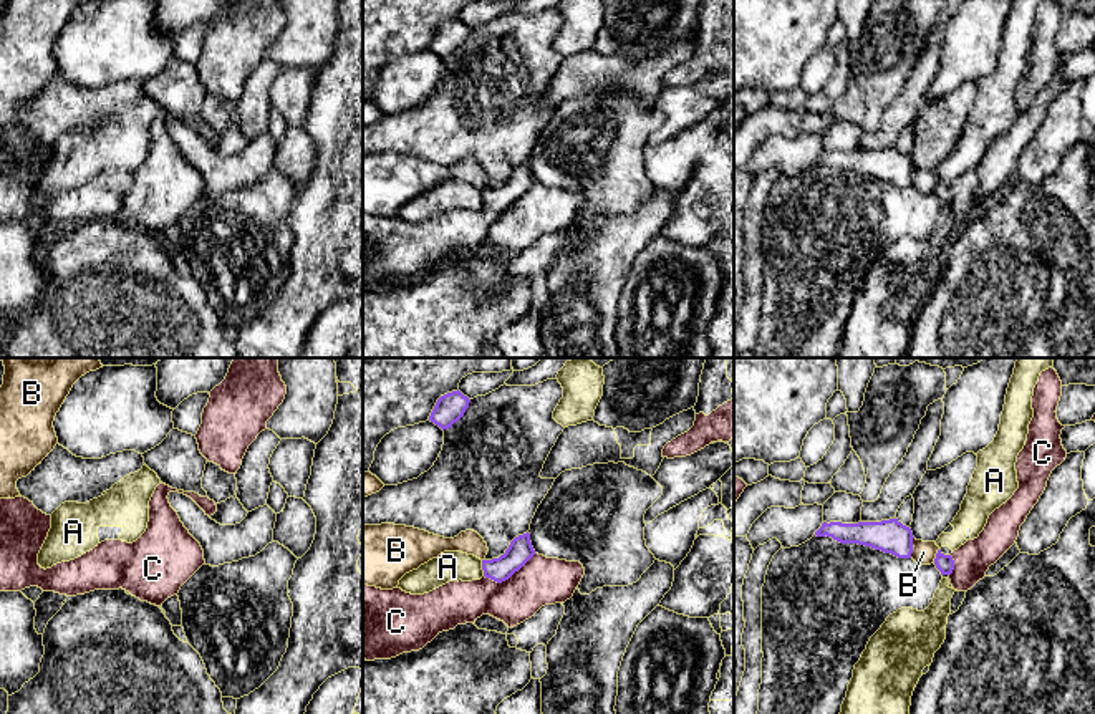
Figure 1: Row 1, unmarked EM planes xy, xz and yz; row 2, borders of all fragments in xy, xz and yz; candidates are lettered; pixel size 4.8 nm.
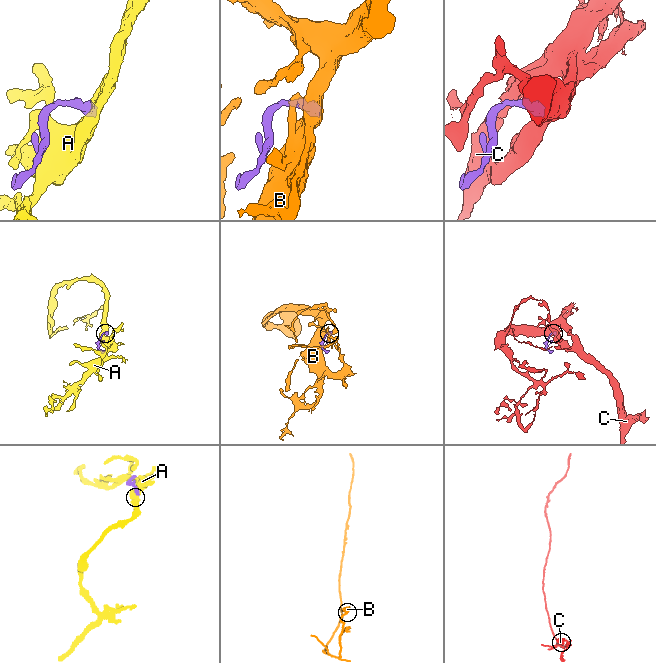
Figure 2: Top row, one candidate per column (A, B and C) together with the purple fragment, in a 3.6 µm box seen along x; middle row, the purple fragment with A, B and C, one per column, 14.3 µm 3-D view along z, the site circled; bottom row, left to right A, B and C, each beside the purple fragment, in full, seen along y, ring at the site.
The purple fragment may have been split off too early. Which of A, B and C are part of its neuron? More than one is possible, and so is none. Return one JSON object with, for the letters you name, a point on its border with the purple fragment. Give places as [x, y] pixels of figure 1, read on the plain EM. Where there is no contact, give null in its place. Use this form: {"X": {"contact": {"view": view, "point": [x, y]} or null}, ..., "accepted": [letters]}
{"C": {"contact": {"view": "xz", "point": [509, 206]}}, "accepted": ["C"]}

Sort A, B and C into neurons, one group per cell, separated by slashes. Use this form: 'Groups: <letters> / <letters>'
Groups: A / B / C

